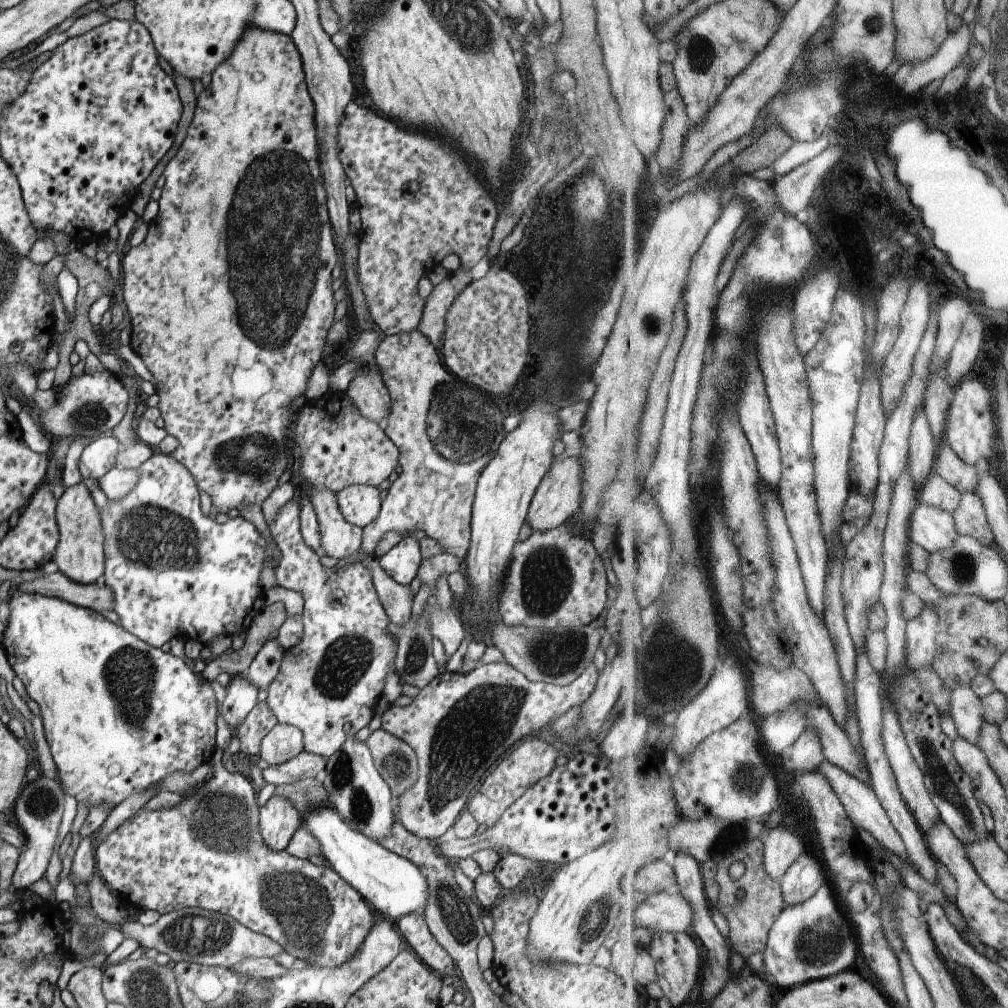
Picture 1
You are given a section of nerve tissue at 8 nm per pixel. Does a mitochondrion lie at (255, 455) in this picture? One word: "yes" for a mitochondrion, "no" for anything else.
yes

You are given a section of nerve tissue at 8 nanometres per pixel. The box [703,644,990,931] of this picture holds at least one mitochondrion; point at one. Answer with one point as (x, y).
(942, 779)

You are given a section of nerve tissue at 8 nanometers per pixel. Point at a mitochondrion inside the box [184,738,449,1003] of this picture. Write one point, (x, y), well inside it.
(301, 905)

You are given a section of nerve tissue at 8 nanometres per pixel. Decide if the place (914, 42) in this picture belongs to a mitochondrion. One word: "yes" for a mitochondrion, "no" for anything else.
no

